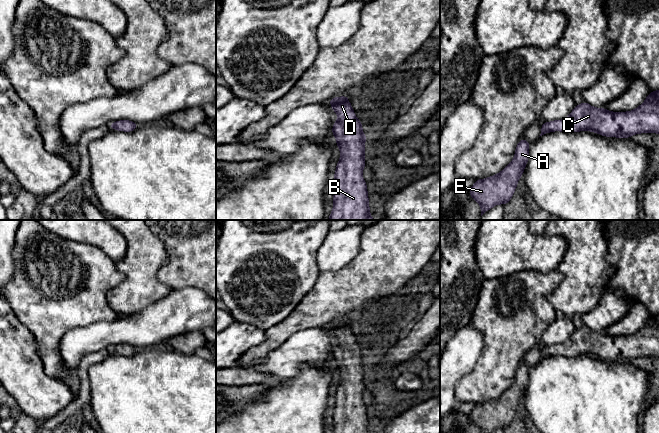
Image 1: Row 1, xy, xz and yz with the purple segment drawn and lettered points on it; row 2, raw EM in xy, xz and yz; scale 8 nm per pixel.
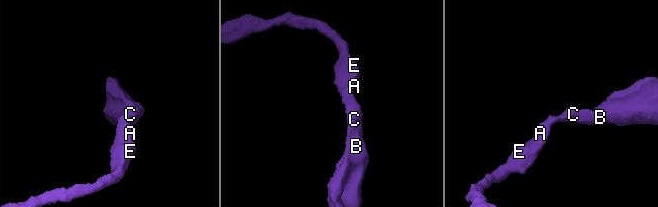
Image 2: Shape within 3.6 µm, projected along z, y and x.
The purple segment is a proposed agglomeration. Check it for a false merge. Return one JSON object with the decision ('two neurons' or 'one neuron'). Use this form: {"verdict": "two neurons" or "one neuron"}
{"verdict": "one neuron"}

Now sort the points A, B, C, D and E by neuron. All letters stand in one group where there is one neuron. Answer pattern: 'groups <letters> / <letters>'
groups A B C D E

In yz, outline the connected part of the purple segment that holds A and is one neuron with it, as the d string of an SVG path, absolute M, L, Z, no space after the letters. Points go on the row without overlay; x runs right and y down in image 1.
M520 363L509 389L496 399L475 405L468 416L479 427L480 433L491 433L498 428L505 429L511 424L528 386L530 368L525 363Z

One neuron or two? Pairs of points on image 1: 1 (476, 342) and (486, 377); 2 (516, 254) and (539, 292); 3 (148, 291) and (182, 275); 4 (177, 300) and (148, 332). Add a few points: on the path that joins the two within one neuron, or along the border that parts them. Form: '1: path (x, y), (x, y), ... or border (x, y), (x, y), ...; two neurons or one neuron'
1: border (483, 333), (483, 351), (476, 365), (466, 375); two neurons
2: border (549, 270), (546, 272), (520, 270), (504, 277); two neurons
3: border (167, 260), (158, 270), (157, 278), (173, 289); two neurons
4: path (172, 308), (156, 324); one neuron

